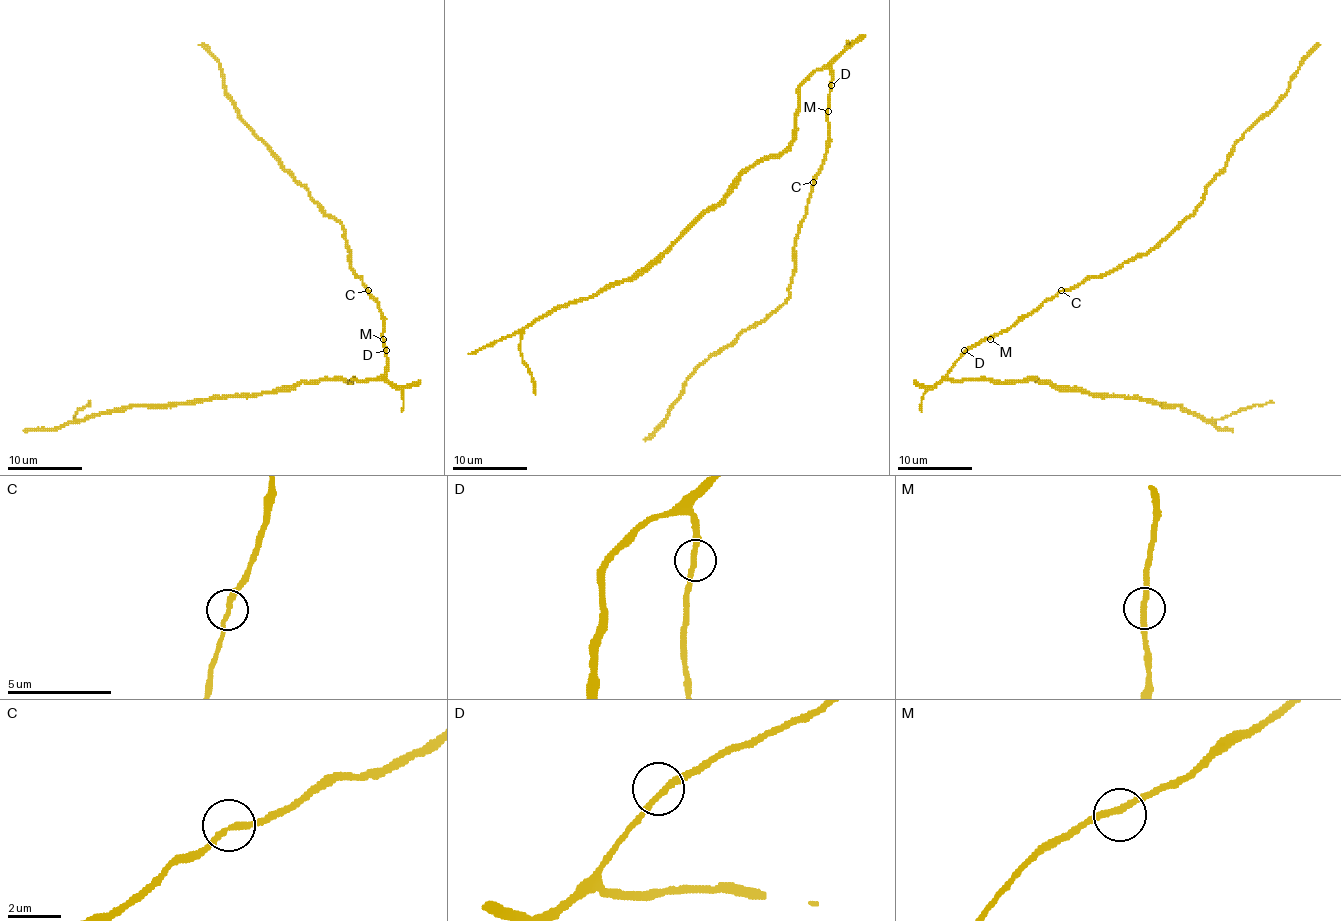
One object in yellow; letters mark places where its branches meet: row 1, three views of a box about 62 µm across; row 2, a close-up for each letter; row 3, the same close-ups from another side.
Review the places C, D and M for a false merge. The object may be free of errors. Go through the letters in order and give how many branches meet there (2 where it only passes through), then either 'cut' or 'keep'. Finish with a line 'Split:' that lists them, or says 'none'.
C: 2 | keep
D: 2 | keep
M: 2 | keep
Split: none

